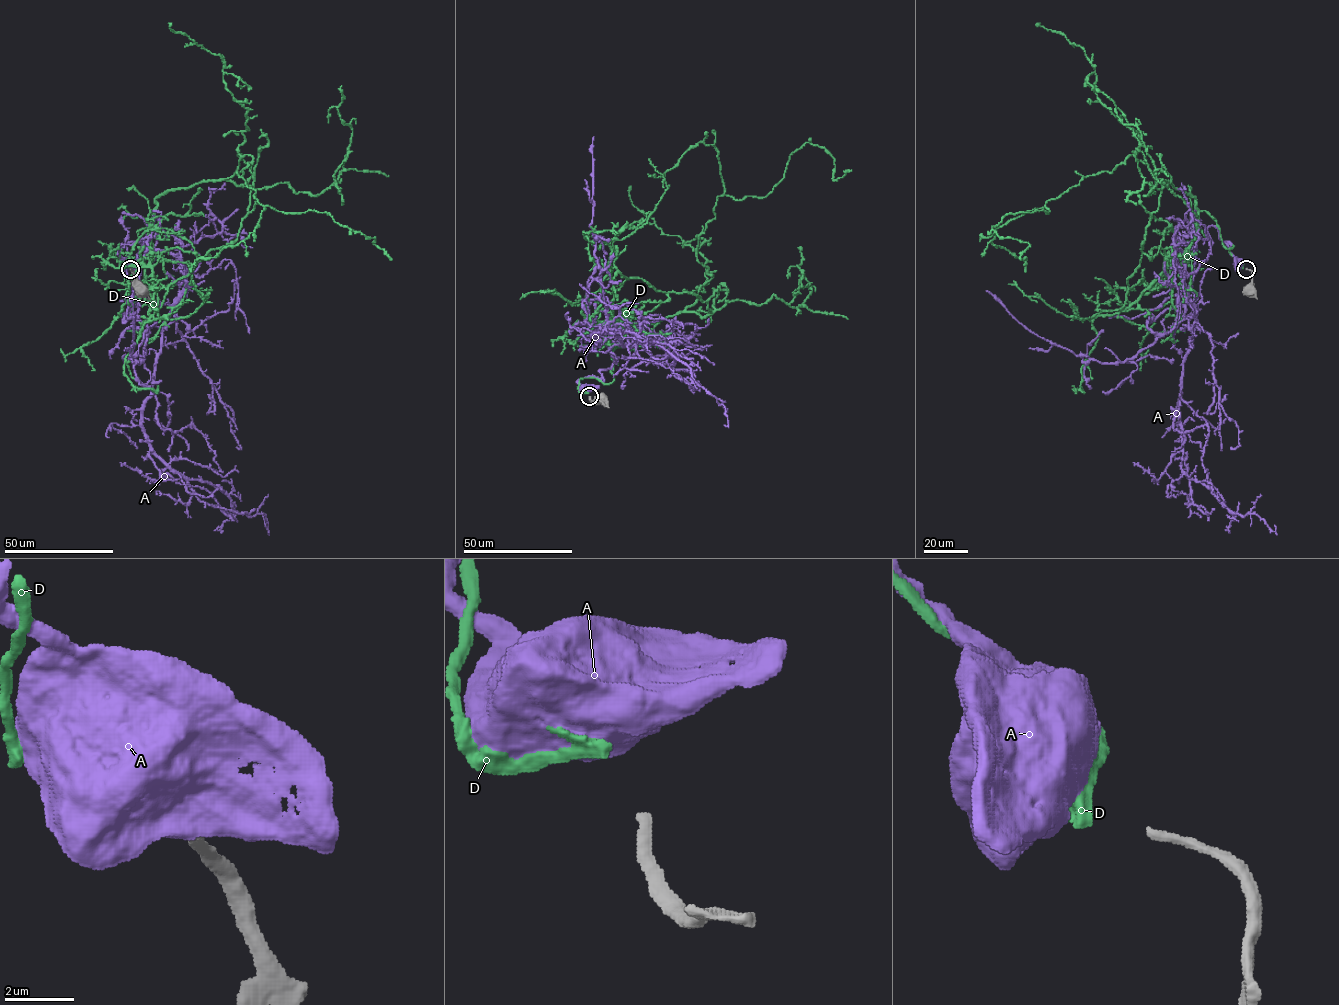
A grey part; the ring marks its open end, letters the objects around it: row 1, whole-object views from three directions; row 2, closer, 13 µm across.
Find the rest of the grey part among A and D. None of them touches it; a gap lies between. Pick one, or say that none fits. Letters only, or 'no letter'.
D

